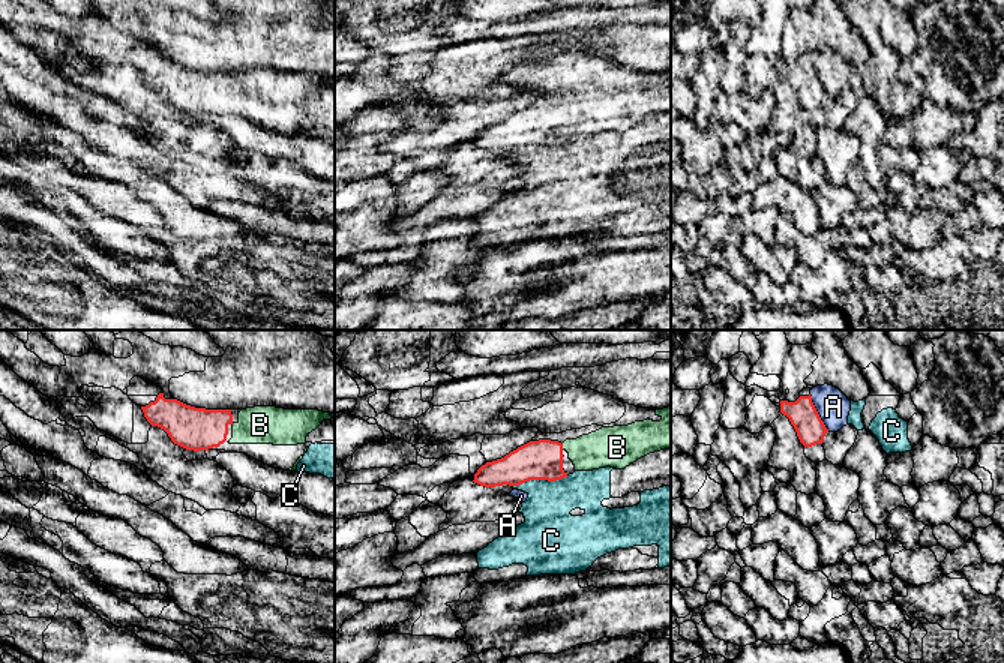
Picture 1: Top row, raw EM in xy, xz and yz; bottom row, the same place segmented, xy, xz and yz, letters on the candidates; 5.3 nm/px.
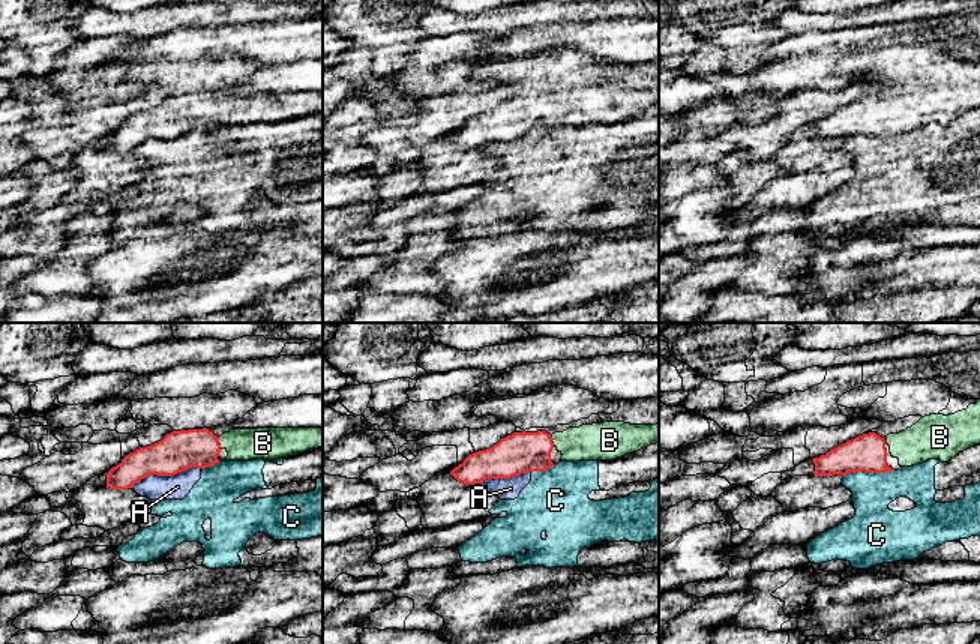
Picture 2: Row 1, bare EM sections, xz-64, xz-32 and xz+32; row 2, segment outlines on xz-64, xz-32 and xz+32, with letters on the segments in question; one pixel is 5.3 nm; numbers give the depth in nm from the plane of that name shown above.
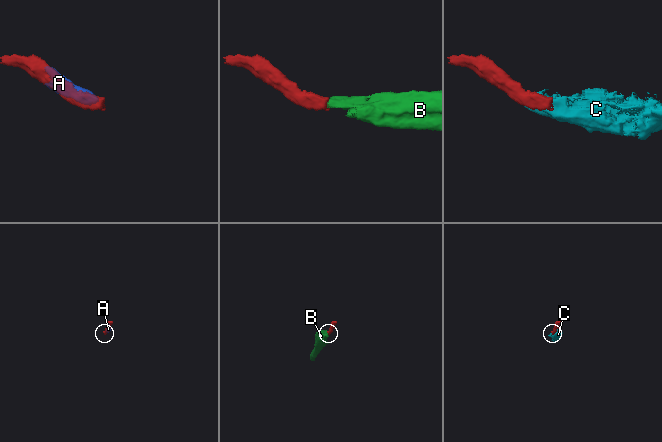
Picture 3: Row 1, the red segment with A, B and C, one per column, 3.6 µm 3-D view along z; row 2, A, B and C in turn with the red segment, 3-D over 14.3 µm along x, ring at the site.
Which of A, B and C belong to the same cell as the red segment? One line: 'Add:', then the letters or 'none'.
Add: B

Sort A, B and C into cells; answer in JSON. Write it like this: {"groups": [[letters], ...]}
{"groups": [["A", "C"], ["B"]]}

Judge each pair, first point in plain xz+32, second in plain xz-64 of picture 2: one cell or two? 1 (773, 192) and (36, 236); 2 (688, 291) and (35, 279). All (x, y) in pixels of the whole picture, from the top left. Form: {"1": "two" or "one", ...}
{"1": "one", "2": "two"}

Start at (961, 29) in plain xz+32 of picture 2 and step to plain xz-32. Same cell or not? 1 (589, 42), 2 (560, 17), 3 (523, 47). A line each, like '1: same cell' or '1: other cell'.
1: same cell
2: other cell
3: same cell

